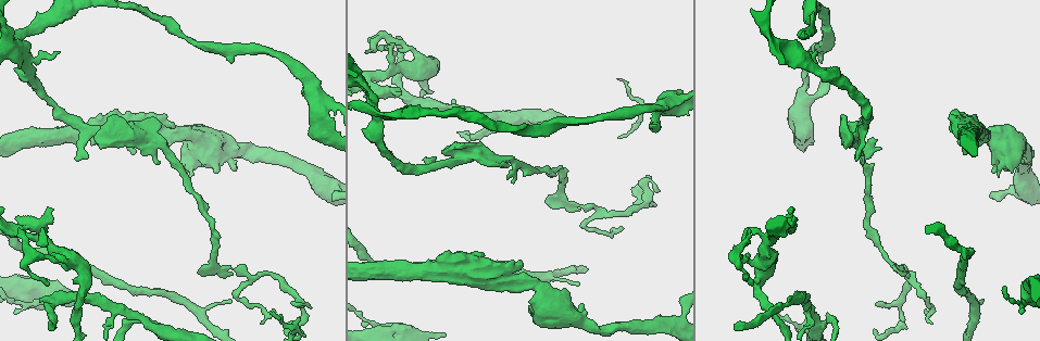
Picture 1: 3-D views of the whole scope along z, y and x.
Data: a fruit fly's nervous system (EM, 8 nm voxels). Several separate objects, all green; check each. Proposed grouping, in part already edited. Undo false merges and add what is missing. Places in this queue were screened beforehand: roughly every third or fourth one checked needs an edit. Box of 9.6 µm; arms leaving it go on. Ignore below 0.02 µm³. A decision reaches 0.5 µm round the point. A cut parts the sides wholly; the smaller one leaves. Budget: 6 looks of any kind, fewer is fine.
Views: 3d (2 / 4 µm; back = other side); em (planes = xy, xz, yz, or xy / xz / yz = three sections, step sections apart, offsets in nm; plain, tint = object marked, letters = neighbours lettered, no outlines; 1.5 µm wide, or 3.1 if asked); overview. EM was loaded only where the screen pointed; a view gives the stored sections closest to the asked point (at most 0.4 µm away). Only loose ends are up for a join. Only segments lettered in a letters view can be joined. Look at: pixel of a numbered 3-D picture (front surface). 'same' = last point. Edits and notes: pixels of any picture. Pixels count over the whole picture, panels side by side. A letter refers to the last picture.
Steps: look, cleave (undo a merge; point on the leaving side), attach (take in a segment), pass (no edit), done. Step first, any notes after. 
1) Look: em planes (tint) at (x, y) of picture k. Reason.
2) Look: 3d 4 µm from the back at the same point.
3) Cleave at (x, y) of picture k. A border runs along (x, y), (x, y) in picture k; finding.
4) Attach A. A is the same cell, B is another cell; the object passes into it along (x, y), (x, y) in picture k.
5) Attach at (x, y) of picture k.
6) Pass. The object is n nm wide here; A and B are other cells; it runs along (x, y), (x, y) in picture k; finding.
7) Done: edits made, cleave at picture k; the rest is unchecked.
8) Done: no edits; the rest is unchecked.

Look: em planes (letters) at (982, 302) of picture 1. Tapers out.

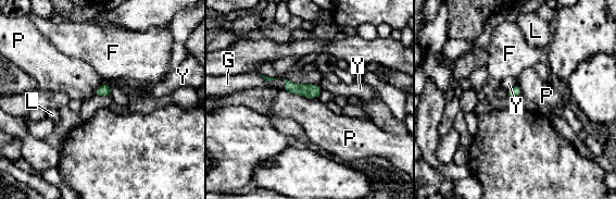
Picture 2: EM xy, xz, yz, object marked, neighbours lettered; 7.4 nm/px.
Pass. F, G, L, P and Y are other cells; a border runs along (283, 88), (305, 98) in picture 2; no lettered segment goes on from it.

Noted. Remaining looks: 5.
Look: 3d 2 µm at (508, 167) of picture 1. An open end.

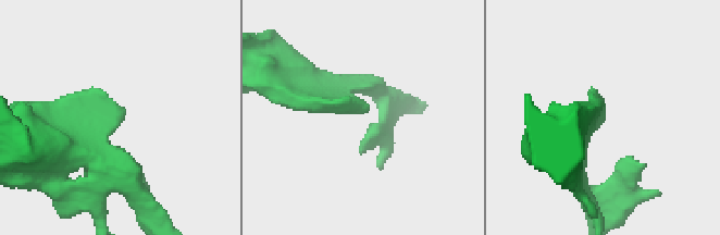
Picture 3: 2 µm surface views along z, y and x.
Look: em planes (letters) at (600, 120) of picture 3.

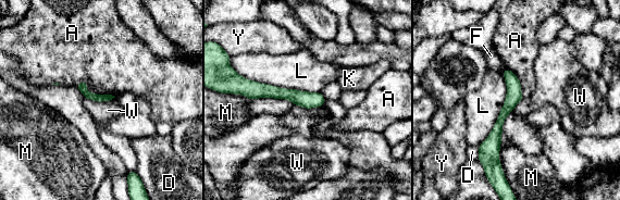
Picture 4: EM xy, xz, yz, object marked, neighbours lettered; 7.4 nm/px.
Pass. A, D, F, K, L, M, W and Y are other cells; it runs along (507, 72), (511, 101), (494, 138), (497, 163) in picture 4; none of them fits.

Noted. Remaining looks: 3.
Look: em 3.1 µm planes (letters) at (964, 152) of picture 1. Stops while still wide.

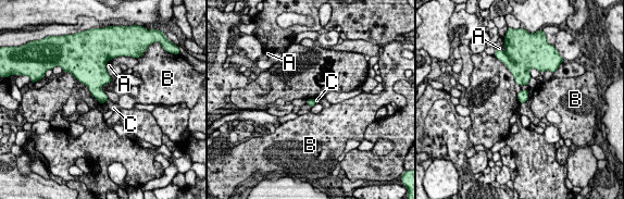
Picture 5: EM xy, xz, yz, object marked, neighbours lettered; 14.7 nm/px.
Pass. A, B and C are other cells; a border runs along (108, 98), (104, 102) in picture 5; no lettered segment goes on from it.

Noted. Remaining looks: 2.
Done: no edits; the rest is unchecked.

